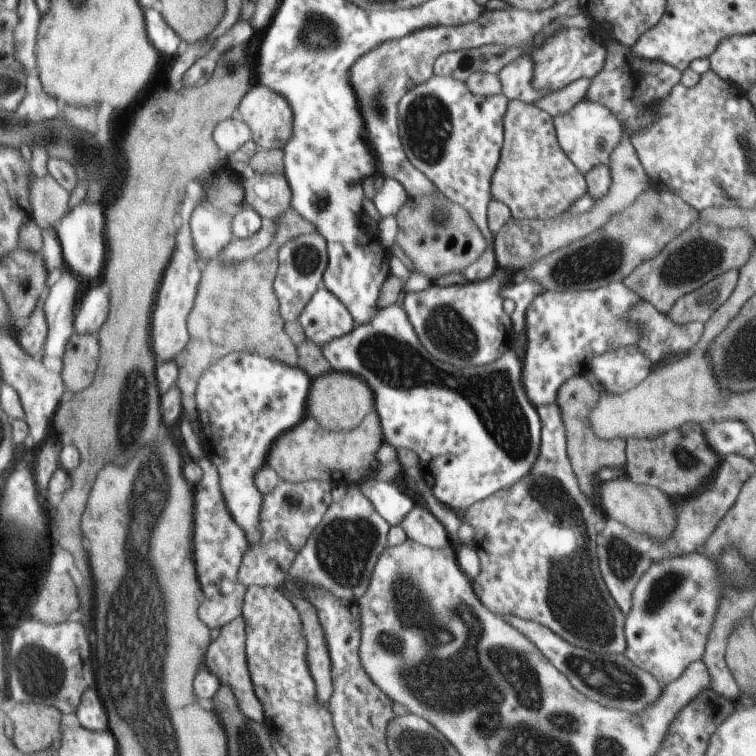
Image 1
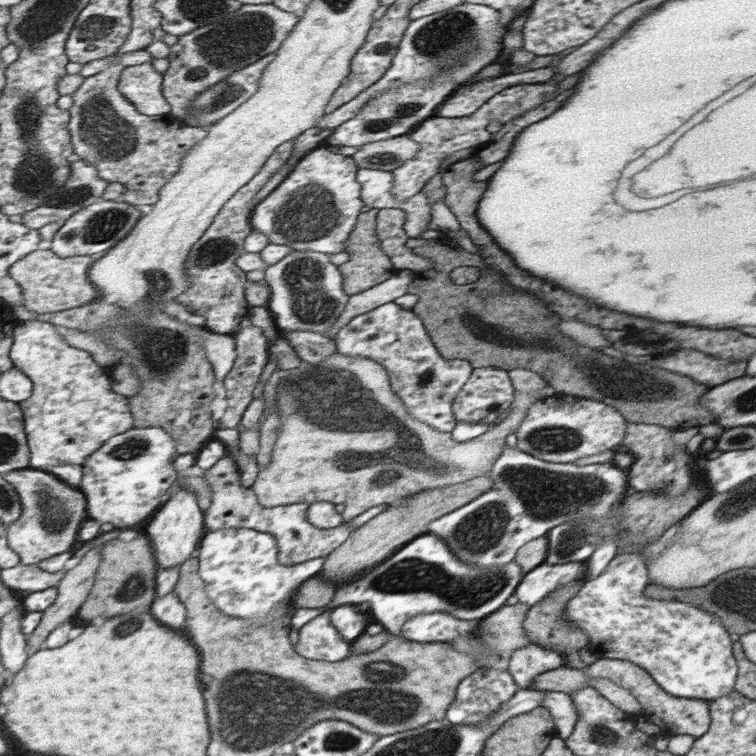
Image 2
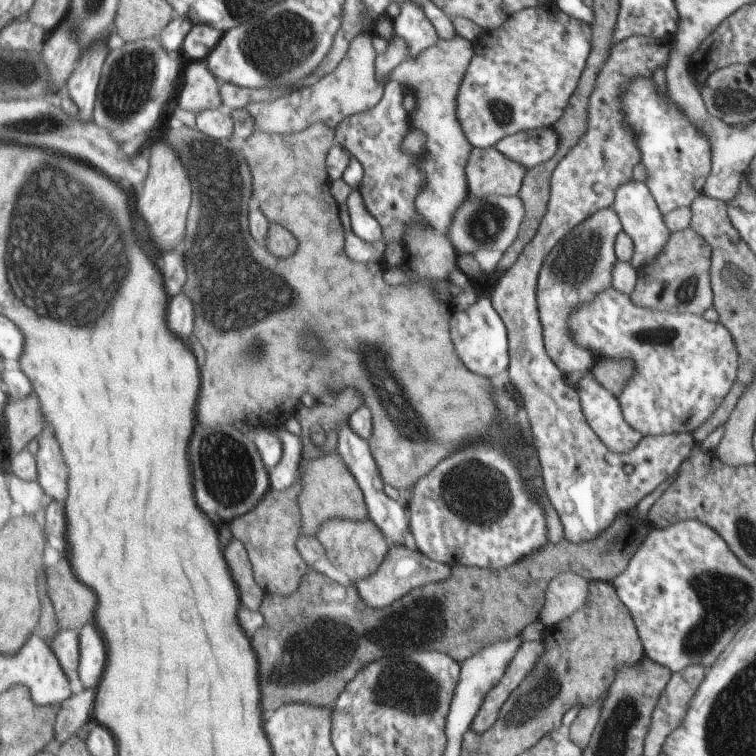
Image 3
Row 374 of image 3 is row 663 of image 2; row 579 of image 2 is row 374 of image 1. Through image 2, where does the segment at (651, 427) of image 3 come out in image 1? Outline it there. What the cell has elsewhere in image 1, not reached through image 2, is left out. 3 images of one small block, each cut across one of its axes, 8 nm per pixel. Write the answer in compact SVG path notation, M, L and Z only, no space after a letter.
M635 346L601 354L589 364L589 372L597 376L603 388L617 394L629 392L637 384L643 384L643 380L647 380L653 370L651 362L647 362L647 358L643 358Z

